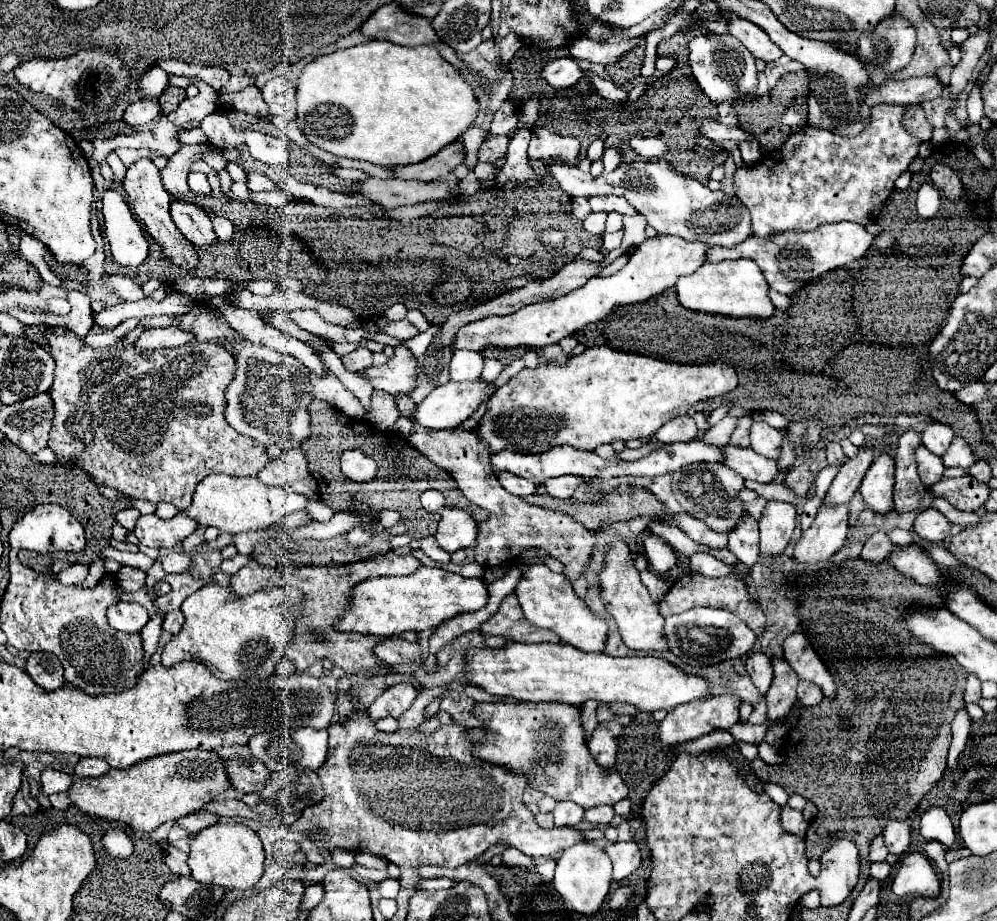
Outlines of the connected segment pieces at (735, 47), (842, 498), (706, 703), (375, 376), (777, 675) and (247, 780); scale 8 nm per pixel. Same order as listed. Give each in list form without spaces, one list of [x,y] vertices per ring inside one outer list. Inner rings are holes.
[[[695,36],[689,42],[689,64],[701,90],[711,102],[733,102],[737,98],[753,98],[757,94],[757,70],[753,54],[733,36]]]
[[[861,448],[861,452],[855,458],[849,458],[841,466],[839,474],[833,478],[833,482],[831,482],[829,490],[827,490],[827,494],[823,496],[821,504],[823,506],[847,504],[849,498],[853,496],[853,492],[859,488],[859,484],[861,484],[861,480],[865,476],[867,468],[871,466],[873,458],[875,458],[873,452],[871,450],[865,450],[865,448]]]
[[[717,694],[717,696],[693,700],[689,704],[681,704],[677,708],[673,708],[665,716],[665,720],[659,724],[657,740],[661,742],[661,746],[671,748],[677,744],[685,744],[689,740],[697,740],[703,734],[709,734],[713,730],[729,730],[733,724],[739,722],[739,704],[741,704],[741,698],[733,696],[733,694]]]
[[[397,344],[395,354],[387,364],[359,370],[359,374],[363,374],[373,388],[387,390],[391,394],[407,394],[415,386],[415,368],[415,358],[403,344]]]
[[[771,658],[773,682],[765,696],[767,700],[767,720],[781,720],[791,710],[797,698],[799,678],[793,674],[793,668],[783,658]]]
[[[227,746],[227,748],[217,748],[215,754],[225,762],[227,778],[231,782],[231,788],[243,794],[251,792],[261,792],[265,788],[265,778],[269,778],[269,770],[261,760],[257,760],[249,746]]]

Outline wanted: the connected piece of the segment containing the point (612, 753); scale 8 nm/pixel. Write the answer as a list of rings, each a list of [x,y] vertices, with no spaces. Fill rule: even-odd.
[[[597,726],[593,738],[587,742],[595,762],[603,768],[613,768],[617,762],[617,744],[615,738],[611,736],[609,730],[603,730],[601,726]]]

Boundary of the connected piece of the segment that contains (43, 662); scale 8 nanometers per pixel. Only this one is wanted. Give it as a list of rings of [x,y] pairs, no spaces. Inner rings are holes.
[[[33,652],[27,660],[25,670],[33,678],[35,684],[39,684],[41,688],[45,688],[49,692],[63,688],[63,682],[65,682],[63,666],[55,654]]]

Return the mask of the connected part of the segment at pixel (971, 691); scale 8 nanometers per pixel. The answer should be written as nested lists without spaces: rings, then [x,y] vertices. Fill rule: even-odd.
[[[969,674],[967,688],[965,688],[965,702],[977,702],[979,698],[981,698],[981,680],[973,678],[973,674]]]

